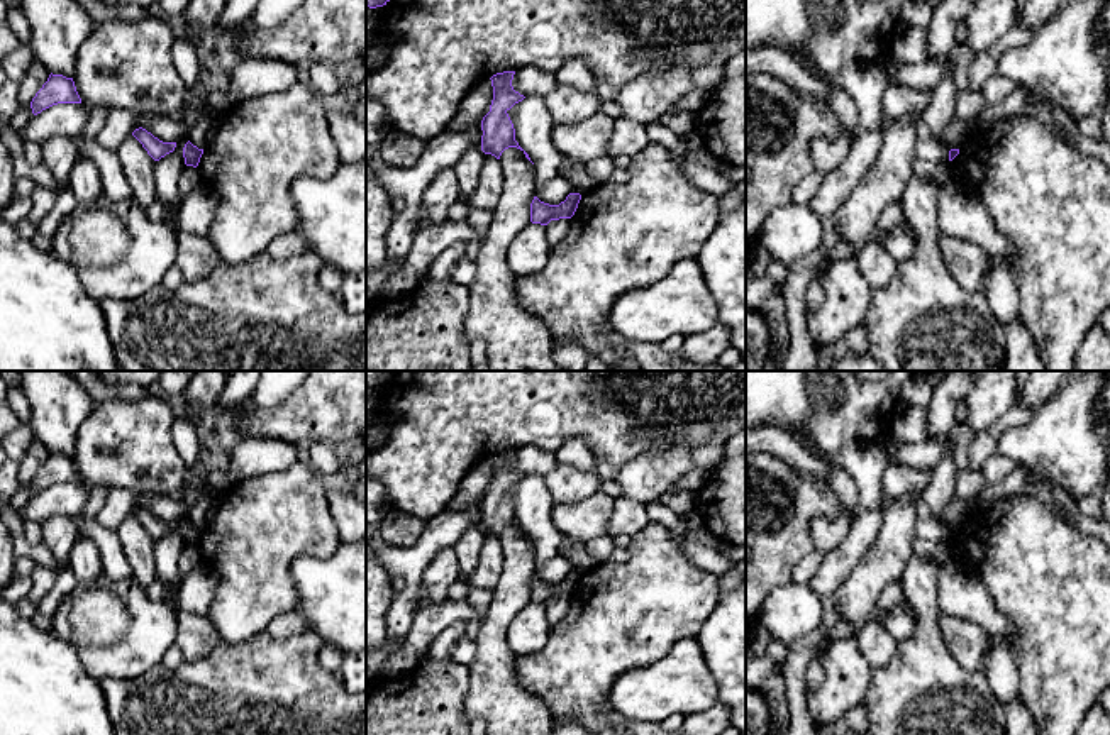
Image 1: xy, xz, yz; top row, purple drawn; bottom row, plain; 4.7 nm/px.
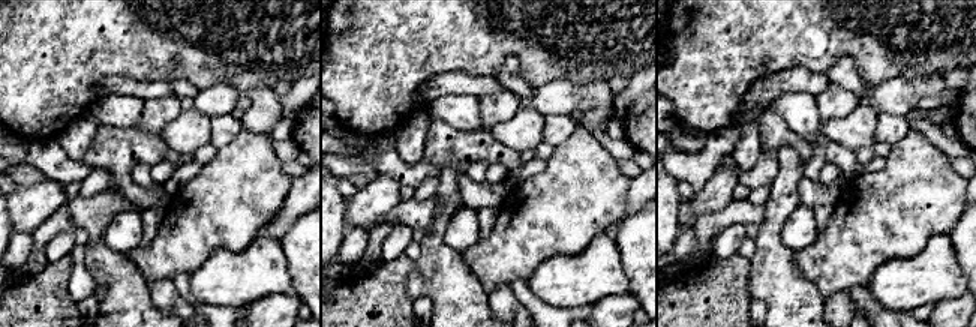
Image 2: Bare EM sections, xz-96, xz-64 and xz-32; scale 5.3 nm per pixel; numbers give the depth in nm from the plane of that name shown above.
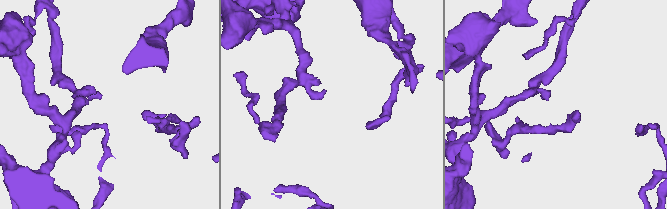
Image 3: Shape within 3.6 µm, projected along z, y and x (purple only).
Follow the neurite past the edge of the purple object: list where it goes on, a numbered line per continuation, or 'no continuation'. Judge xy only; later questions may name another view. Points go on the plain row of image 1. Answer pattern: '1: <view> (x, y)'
no continuation

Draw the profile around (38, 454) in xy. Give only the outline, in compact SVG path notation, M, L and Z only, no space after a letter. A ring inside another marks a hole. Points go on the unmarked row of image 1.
M39 440L32 442L25 457L19 462L20 486L31 484L36 472L49 457L49 450Z

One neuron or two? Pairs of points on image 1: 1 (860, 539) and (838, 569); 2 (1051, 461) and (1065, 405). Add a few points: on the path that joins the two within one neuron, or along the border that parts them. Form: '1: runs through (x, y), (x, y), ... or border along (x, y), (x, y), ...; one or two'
1: runs through (854, 546), (839, 563); one
2: runs through (1061, 447), (1065, 419); one

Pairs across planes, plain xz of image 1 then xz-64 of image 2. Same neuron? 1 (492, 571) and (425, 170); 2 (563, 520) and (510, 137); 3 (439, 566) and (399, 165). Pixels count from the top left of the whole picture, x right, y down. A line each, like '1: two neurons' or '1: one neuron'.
1: one neuron
2: one neuron
3: two neurons

